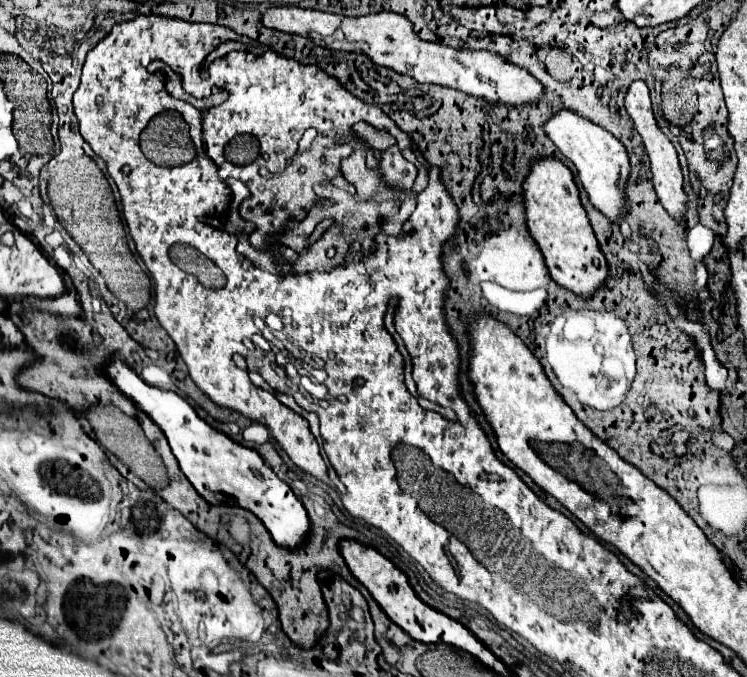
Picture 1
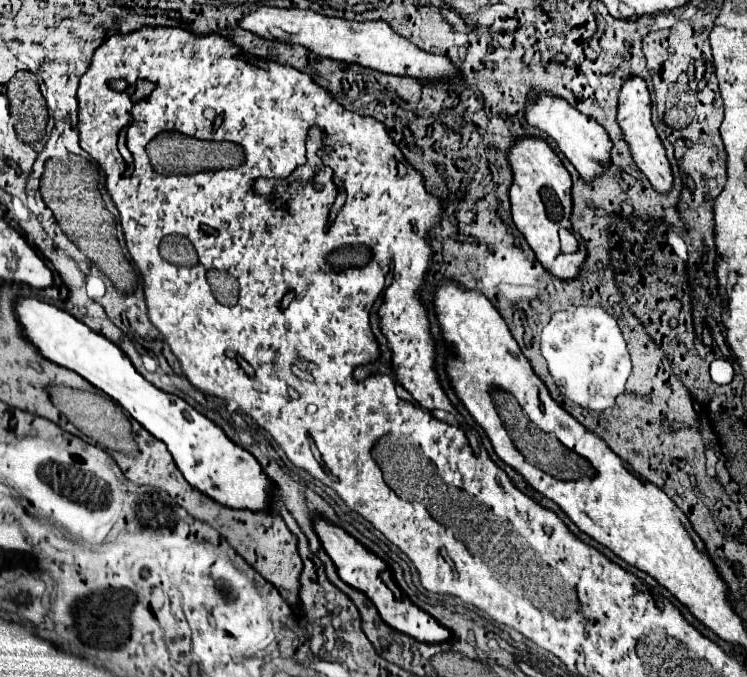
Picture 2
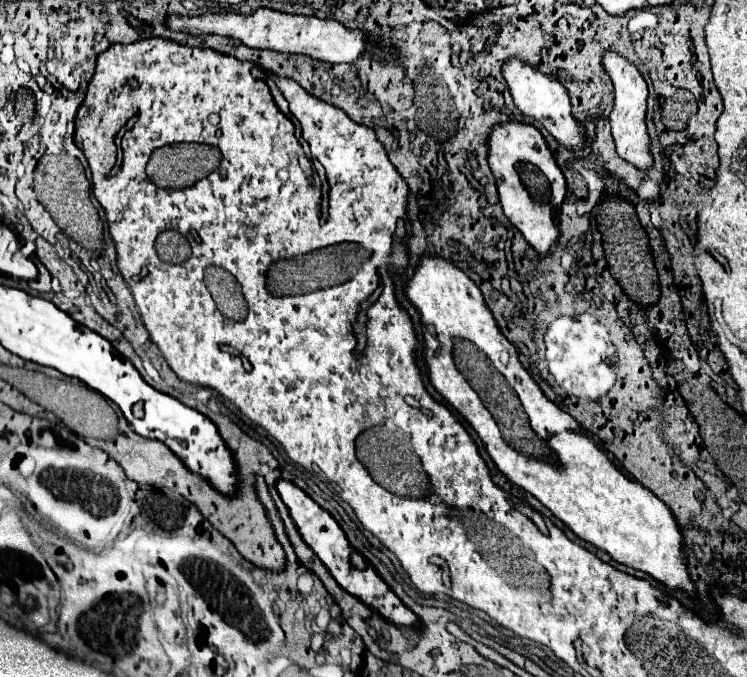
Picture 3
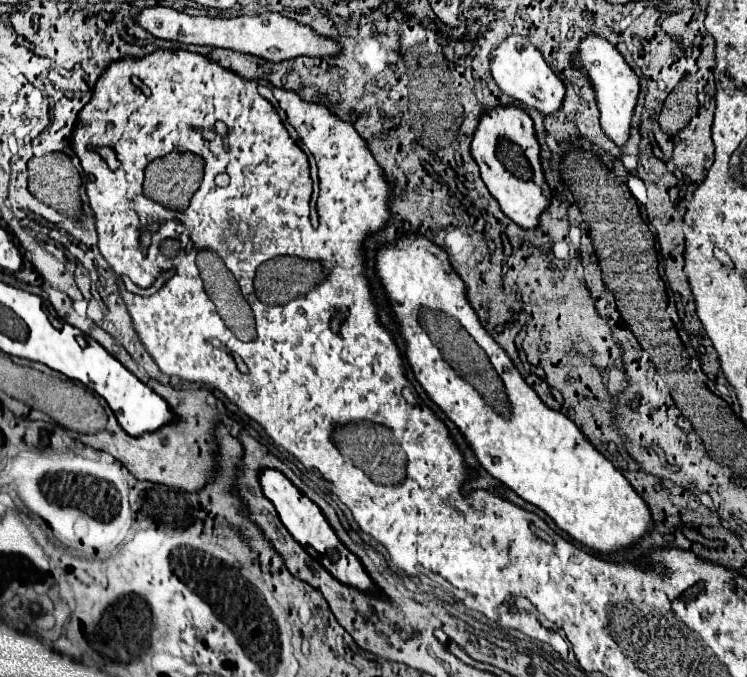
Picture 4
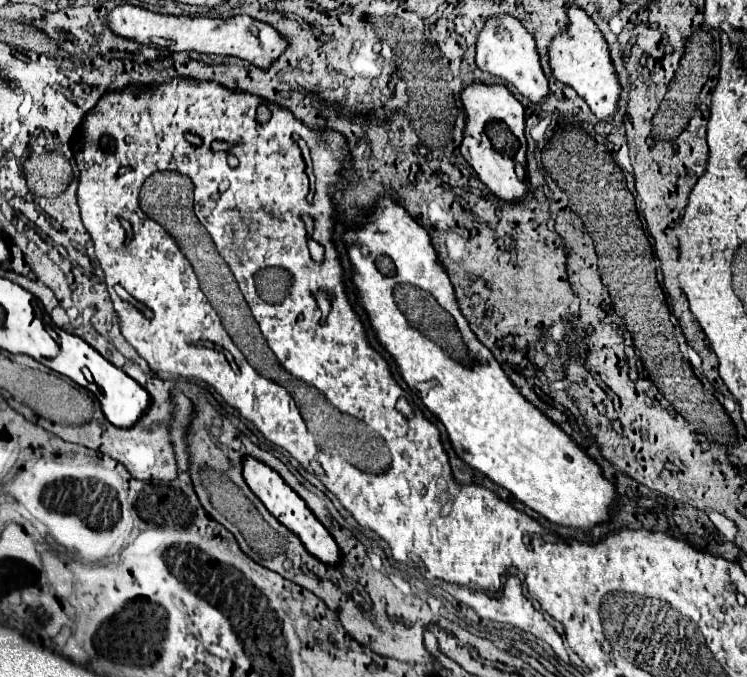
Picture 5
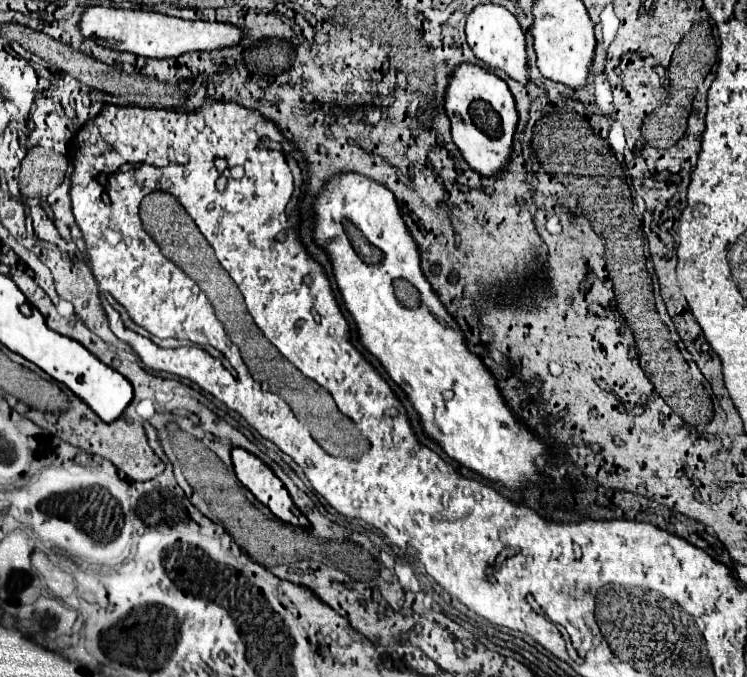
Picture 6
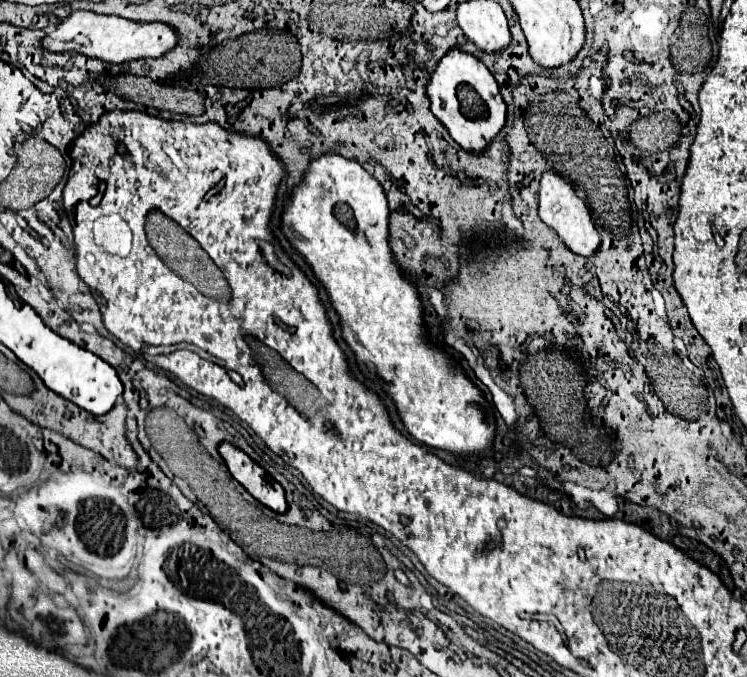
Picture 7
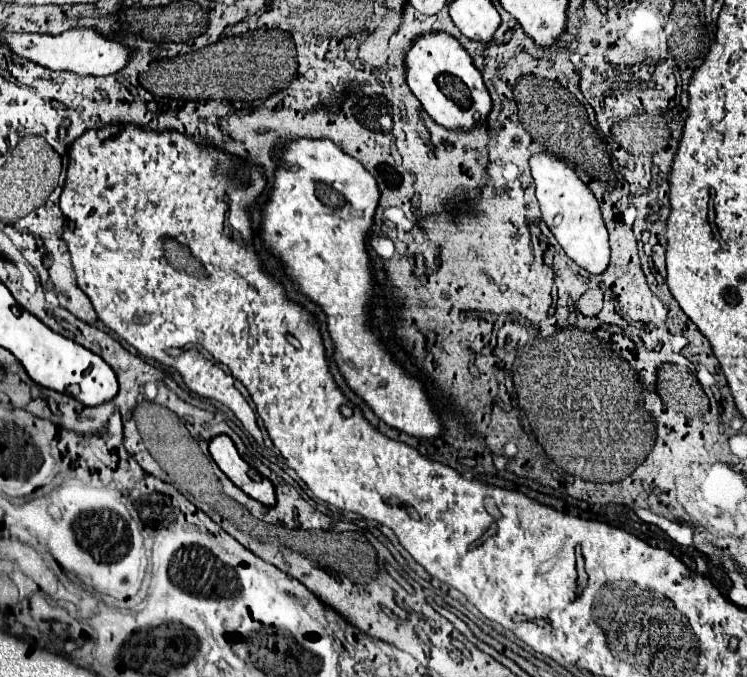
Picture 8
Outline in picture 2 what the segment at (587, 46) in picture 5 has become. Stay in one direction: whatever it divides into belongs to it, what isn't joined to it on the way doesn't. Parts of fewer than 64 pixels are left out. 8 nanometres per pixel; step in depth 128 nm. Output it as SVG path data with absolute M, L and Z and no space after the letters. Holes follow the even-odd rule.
M630 76L622 88L620 88L620 98L618 98L618 126L622 128L624 140L630 146L630 154L632 160L636 162L636 166L640 168L640 172L650 180L650 184L658 190L658 192L668 192L672 188L672 170L670 164L666 160L666 150L652 126L650 120L650 94L646 88L646 82L640 76Z

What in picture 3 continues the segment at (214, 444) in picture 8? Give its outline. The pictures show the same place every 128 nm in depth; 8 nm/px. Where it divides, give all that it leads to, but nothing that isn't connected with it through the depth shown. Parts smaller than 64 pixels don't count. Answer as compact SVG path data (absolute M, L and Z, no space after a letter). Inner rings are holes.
M278 480L276 482L276 490L280 494L280 498L284 500L302 540L312 548L312 552L324 562L324 566L330 570L330 574L334 576L334 580L352 596L360 598L364 604L368 604L370 608L376 608L376 612L380 612L380 616L392 620L394 624L400 624L400 626L418 626L418 618L416 614L406 608L402 604L402 600L388 588L388 584L376 574L376 570L372 566L366 566L366 568L354 568L350 564L350 554L354 552L342 532L342 528L336 524L336 520L324 510L320 508L310 496L306 496L298 486L294 486L292 482L288 480Z

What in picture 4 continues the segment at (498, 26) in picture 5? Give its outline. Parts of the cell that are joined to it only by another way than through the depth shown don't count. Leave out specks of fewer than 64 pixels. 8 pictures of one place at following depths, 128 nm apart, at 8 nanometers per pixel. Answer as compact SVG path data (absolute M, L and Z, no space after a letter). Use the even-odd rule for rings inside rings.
M510 34L490 52L490 74L502 92L524 104L526 108L536 108L542 114L552 114L562 106L564 84L550 70L538 48L520 34Z

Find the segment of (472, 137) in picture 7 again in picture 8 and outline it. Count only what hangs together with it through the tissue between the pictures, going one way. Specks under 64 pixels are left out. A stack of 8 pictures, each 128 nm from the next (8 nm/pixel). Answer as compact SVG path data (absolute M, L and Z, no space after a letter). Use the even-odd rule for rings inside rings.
M428 32L418 36L404 56L406 84L420 100L428 116L450 130L470 130L484 122L492 110L490 94L482 82L482 74L474 68L472 58L460 42L446 32Z

